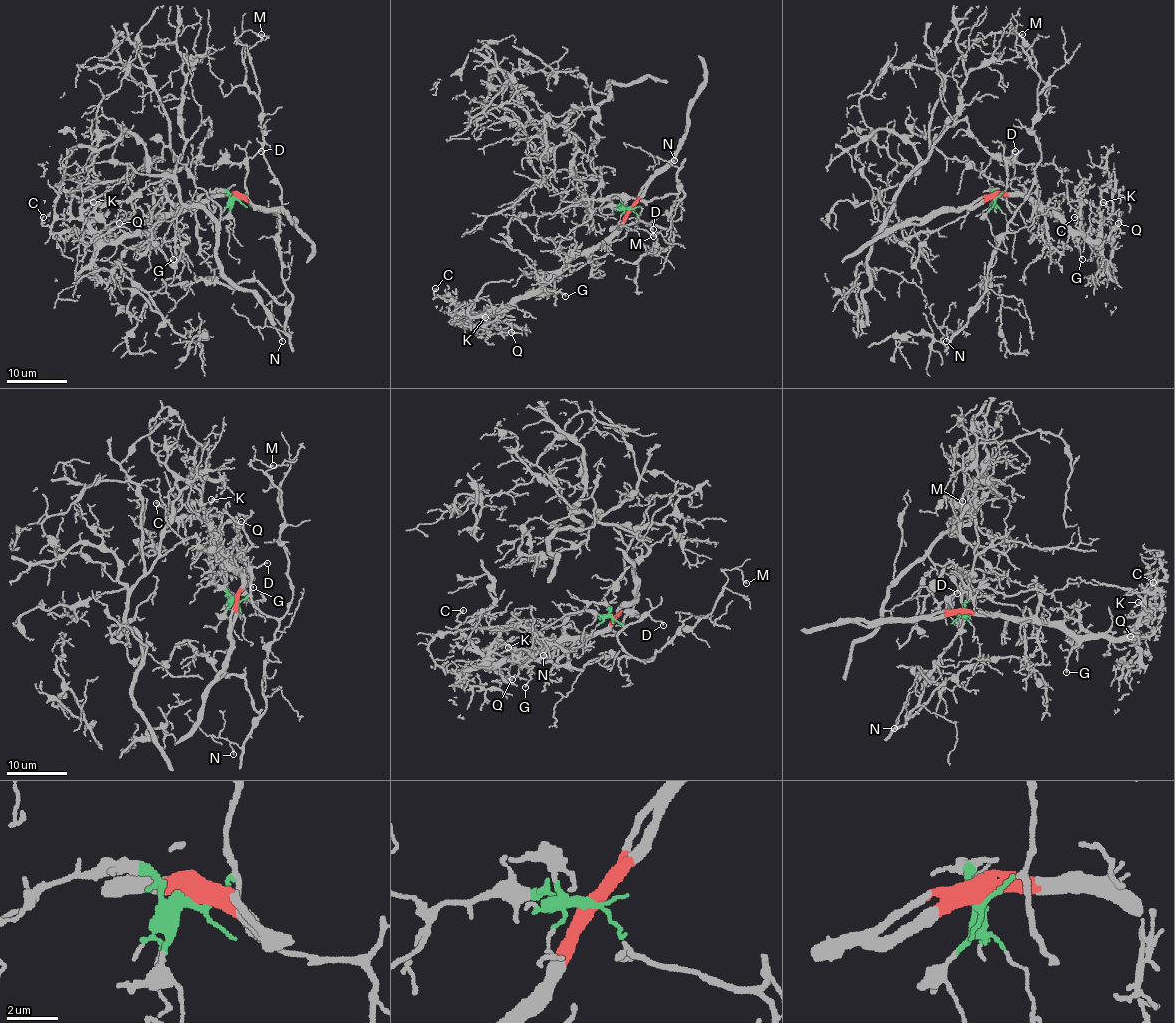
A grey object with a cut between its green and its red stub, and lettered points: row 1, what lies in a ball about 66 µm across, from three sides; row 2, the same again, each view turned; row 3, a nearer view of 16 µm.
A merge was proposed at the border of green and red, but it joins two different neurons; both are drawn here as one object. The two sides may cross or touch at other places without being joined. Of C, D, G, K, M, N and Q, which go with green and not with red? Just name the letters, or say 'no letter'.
D, M, N

